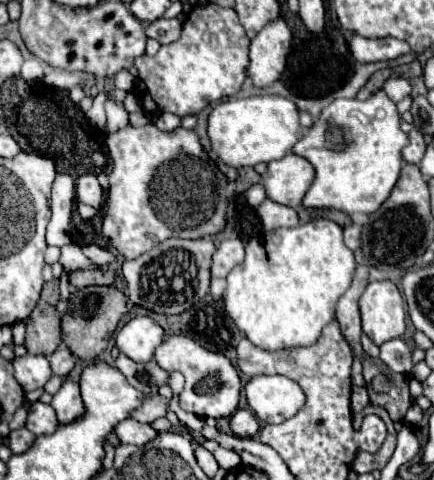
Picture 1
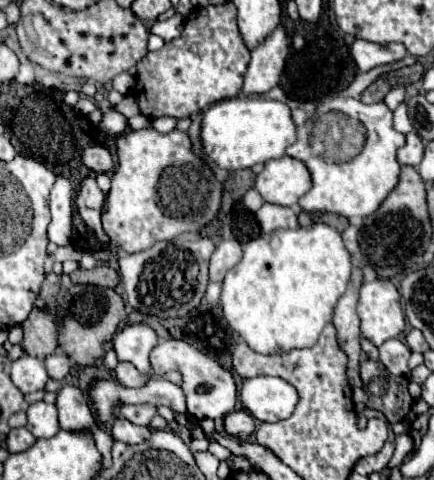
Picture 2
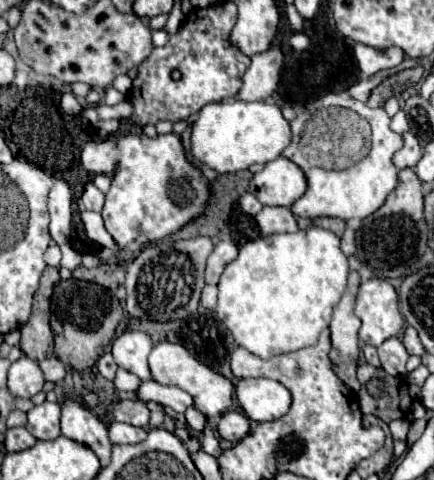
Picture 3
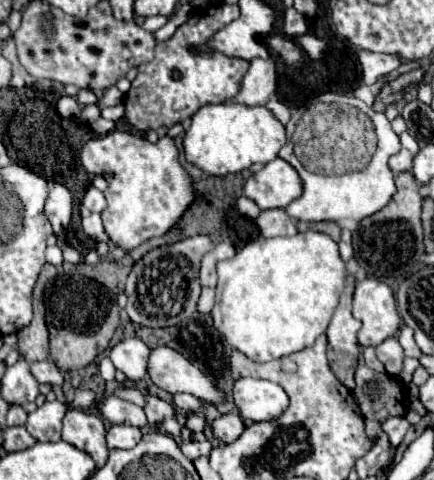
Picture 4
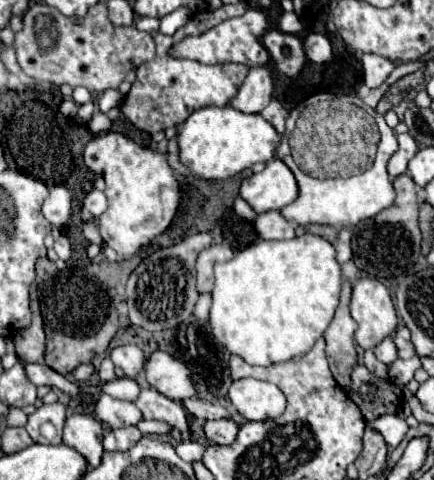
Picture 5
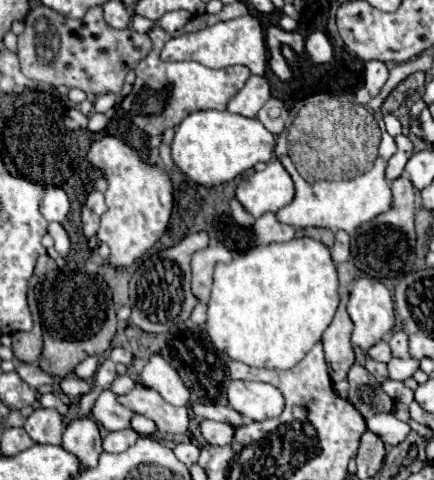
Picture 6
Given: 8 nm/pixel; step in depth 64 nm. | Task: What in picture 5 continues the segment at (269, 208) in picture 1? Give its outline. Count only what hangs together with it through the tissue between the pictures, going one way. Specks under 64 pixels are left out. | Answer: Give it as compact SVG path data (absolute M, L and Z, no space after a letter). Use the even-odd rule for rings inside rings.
M264 212L256 218L256 232L262 240L290 240L296 234L296 226L280 216L280 212Z

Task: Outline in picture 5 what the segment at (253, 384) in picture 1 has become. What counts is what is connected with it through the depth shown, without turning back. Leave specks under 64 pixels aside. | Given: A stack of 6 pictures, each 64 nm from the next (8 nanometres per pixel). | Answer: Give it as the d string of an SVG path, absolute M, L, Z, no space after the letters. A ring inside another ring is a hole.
M254 378L234 380L230 400L246 420L278 418L286 408L286 396L278 386Z

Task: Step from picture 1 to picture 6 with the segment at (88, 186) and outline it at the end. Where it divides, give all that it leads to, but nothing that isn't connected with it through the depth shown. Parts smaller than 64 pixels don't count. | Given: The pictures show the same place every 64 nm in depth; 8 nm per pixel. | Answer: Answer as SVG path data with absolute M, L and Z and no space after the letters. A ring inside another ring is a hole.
M98 190L90 192L90 194L88 194L88 200L86 200L86 206L88 206L94 214L102 216L102 214L106 212L106 204L104 204L104 196L102 196L102 192L98 192Z

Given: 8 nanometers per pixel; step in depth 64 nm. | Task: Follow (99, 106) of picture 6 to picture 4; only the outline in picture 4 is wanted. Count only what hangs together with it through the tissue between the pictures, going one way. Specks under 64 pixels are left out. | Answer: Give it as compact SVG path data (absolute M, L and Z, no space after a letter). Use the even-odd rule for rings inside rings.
M108 88L102 96L102 106L116 106L124 100L124 94L118 88Z

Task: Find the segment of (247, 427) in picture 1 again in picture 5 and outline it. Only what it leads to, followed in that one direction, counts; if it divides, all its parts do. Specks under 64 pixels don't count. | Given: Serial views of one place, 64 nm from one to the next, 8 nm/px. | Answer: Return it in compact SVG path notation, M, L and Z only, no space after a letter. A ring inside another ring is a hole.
M222 418L222 420L208 420L204 424L206 438L214 444L220 444L220 446L232 444L236 438L236 432L238 432L238 424L234 420Z

